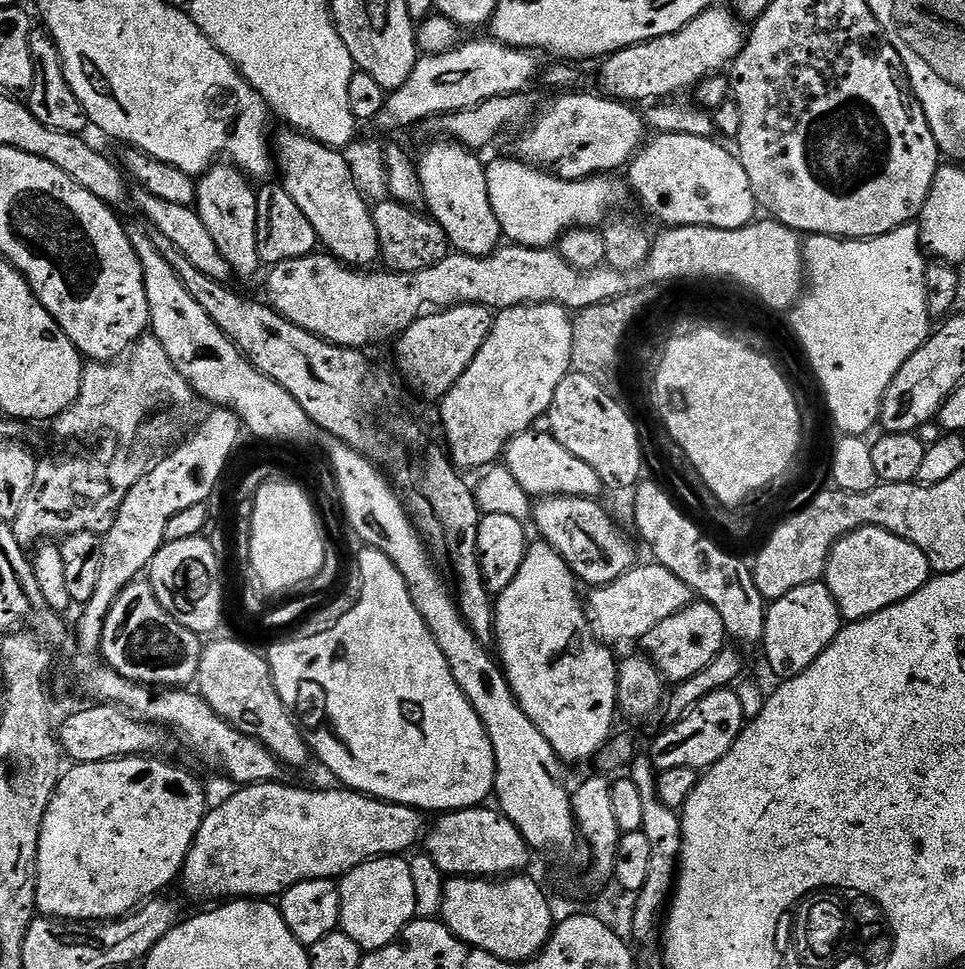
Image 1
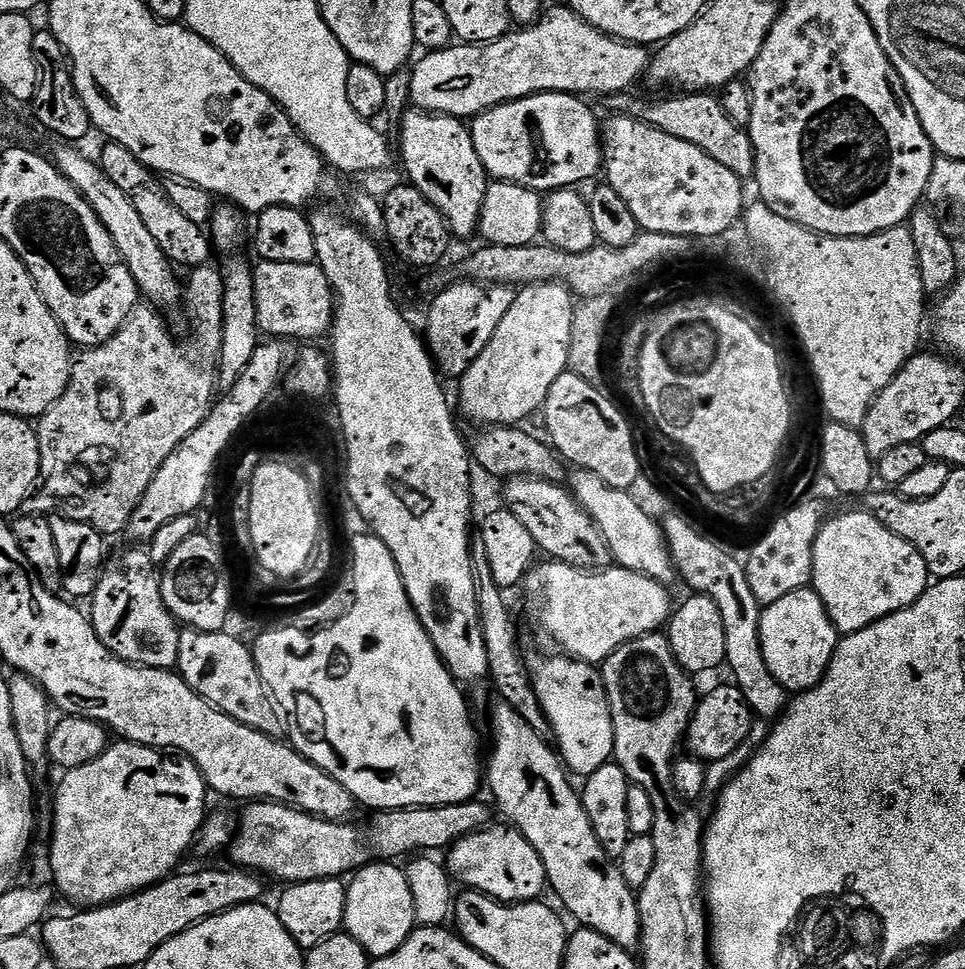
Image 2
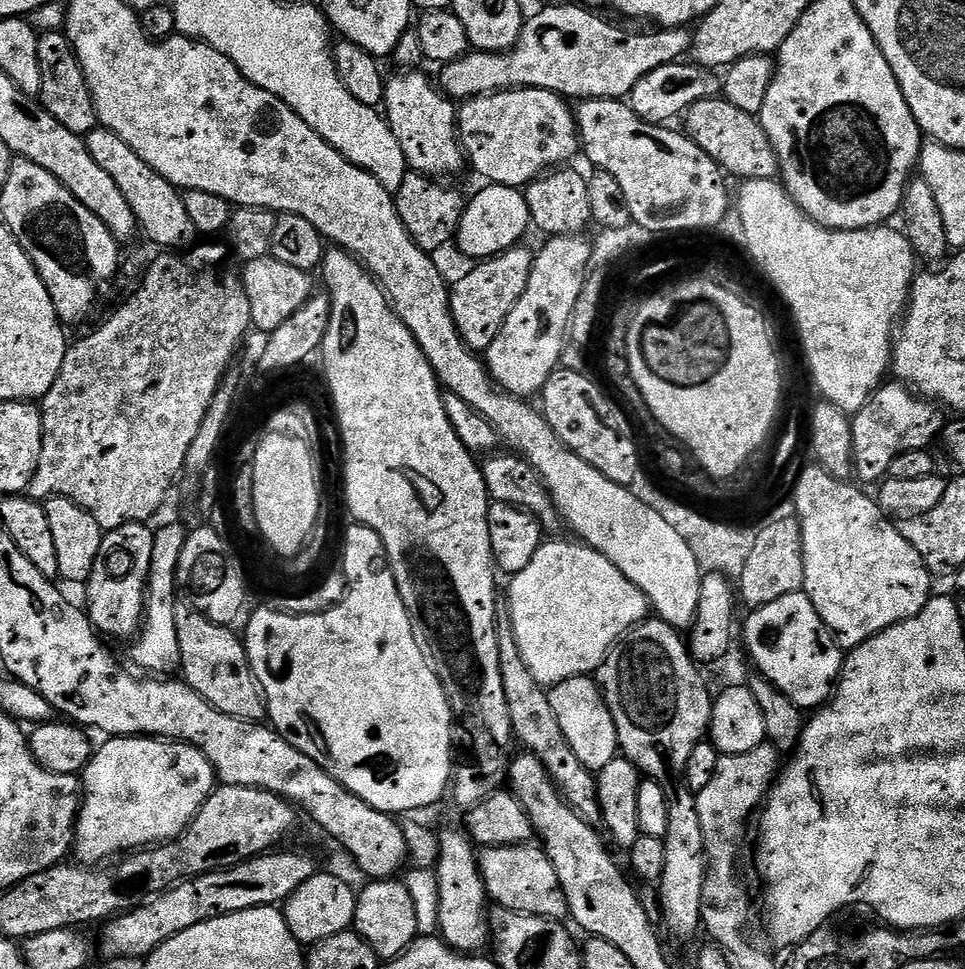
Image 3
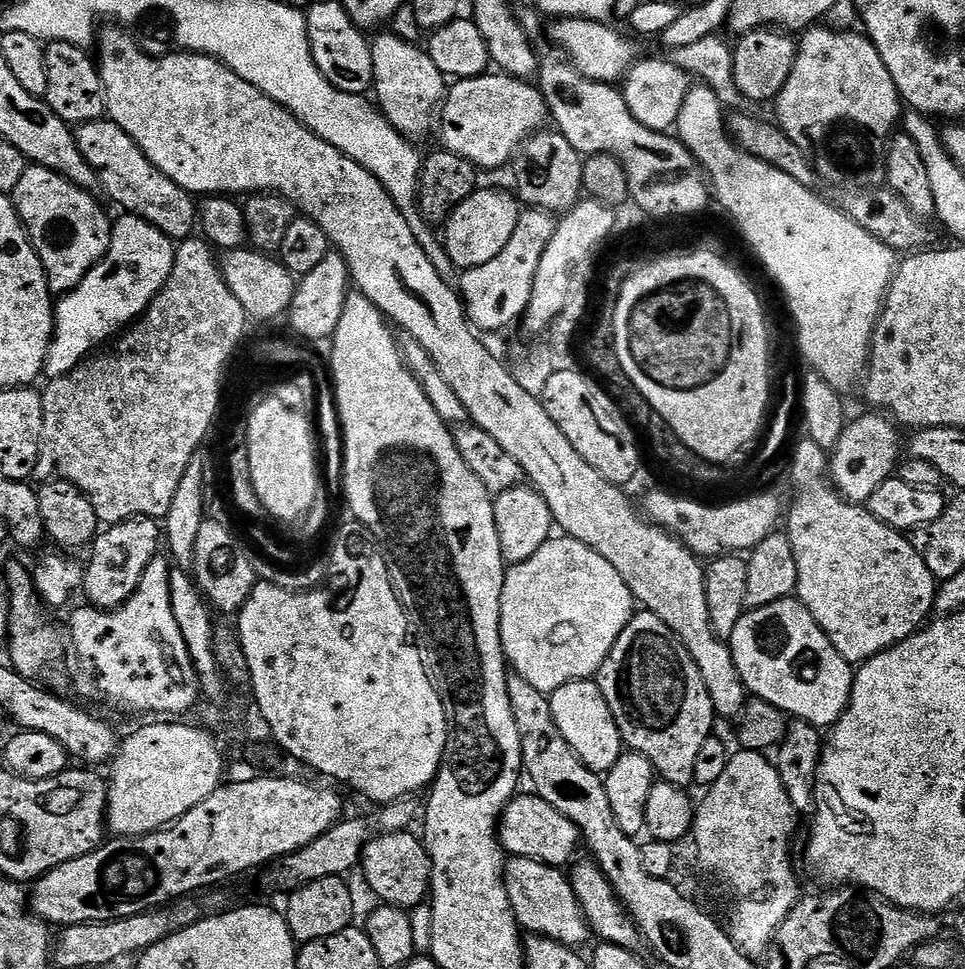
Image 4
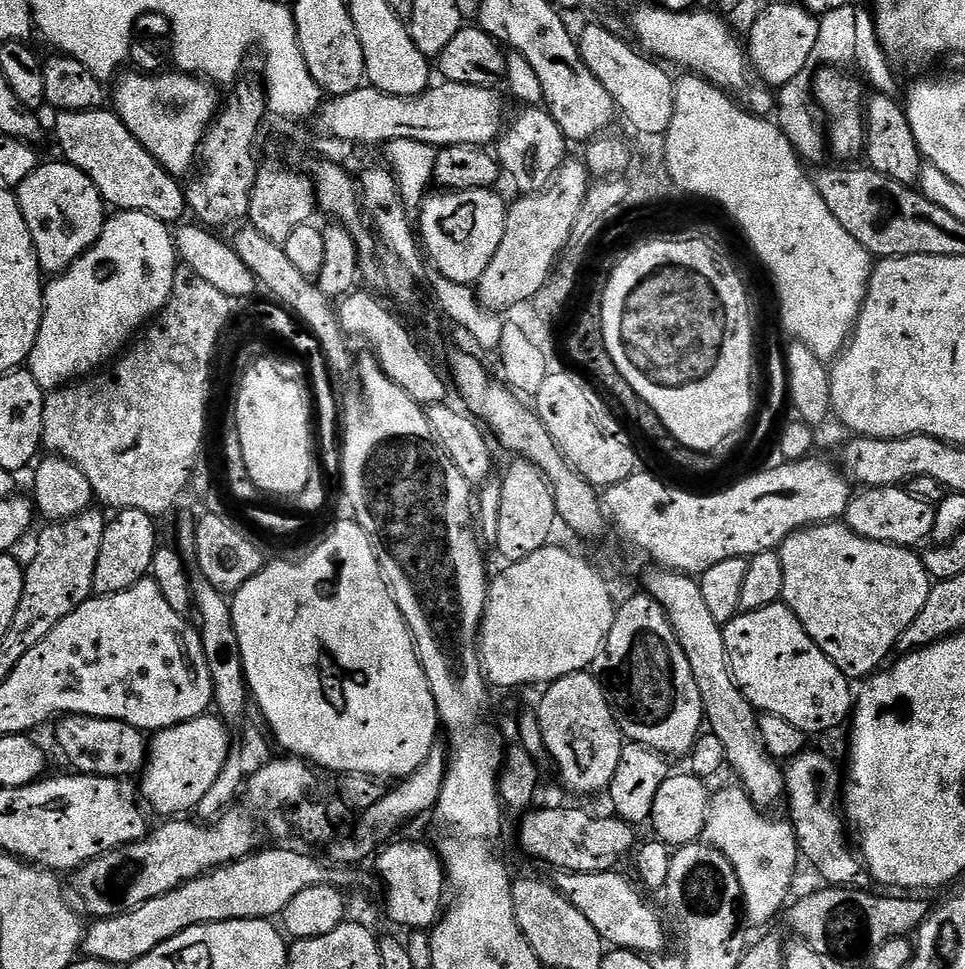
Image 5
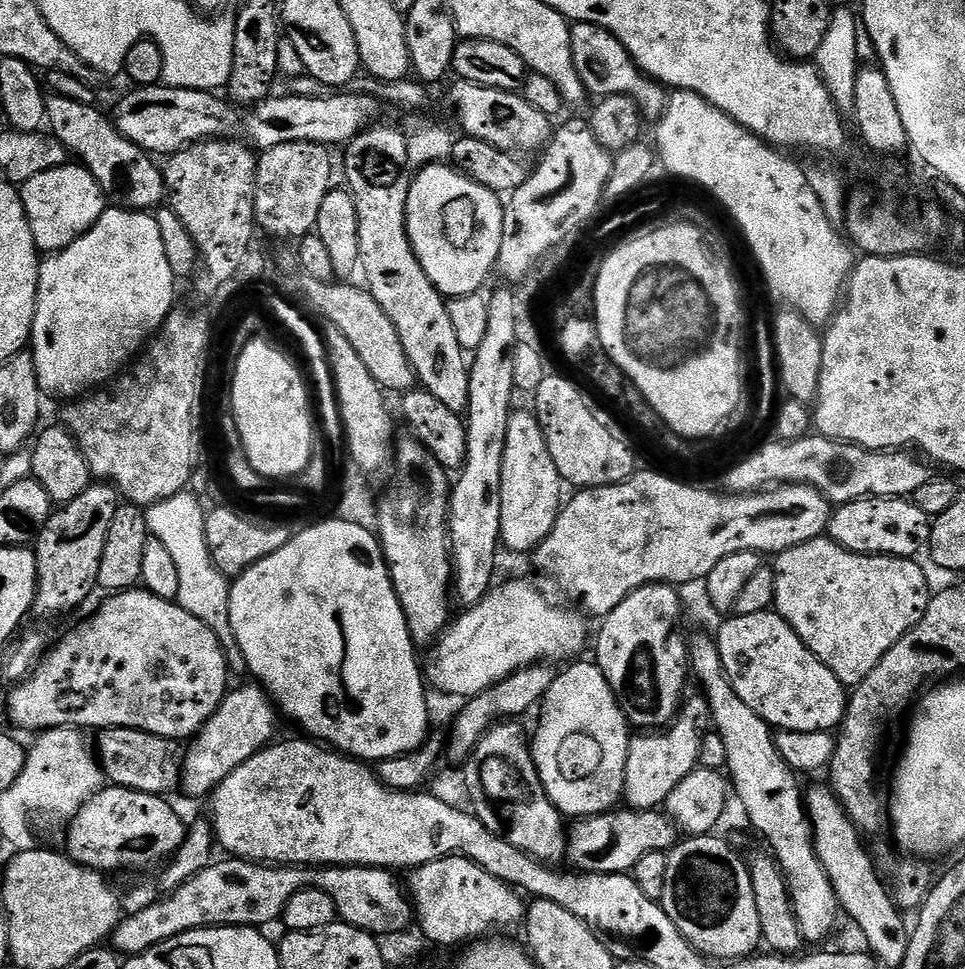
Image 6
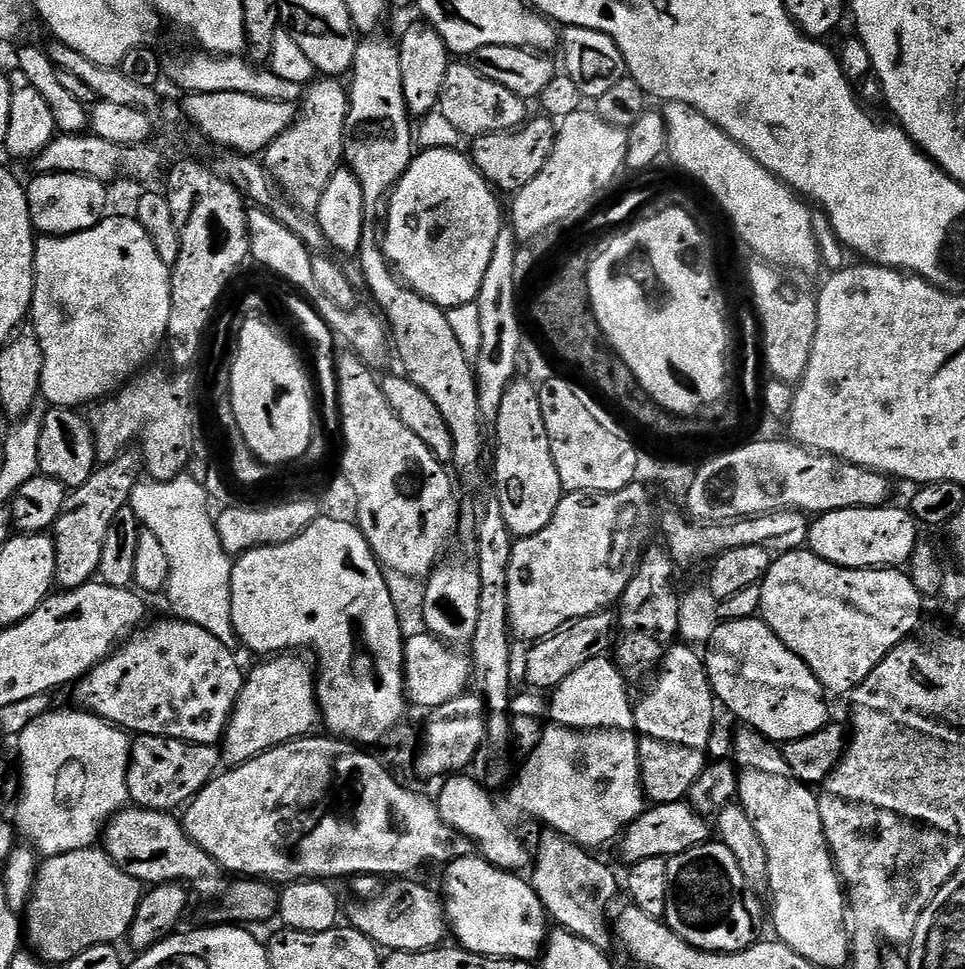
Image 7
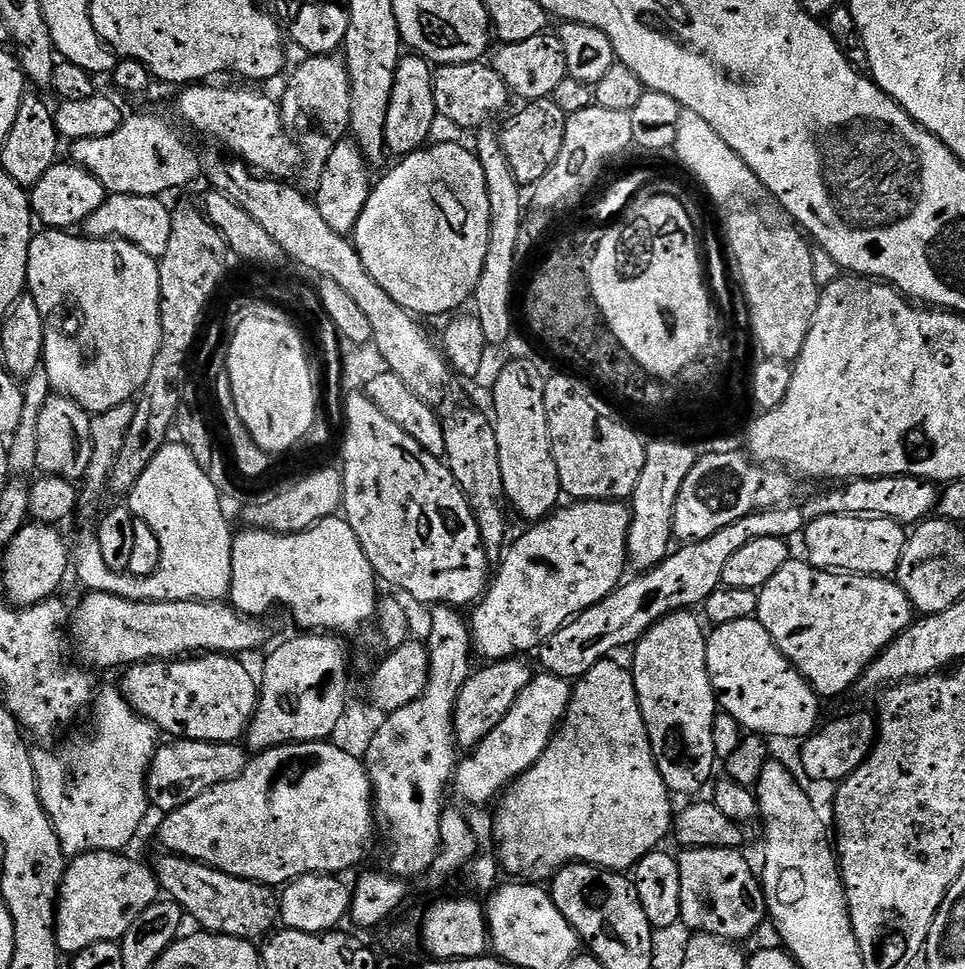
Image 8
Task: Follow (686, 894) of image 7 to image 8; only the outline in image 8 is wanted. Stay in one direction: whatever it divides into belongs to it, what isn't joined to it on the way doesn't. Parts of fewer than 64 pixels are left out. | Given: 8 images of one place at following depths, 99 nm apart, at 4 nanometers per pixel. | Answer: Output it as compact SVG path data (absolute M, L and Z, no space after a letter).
M689 848L679 853L678 874L682 878L683 927L733 942L745 942L769 919L761 881L752 873L743 851L735 848Z

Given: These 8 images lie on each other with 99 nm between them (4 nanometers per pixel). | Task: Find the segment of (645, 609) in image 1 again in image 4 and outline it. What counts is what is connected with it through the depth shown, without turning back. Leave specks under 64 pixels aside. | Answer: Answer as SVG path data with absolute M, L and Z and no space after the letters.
M557 535L545 542L534 558L525 564L513 564L504 573L500 607L500 642L504 647L504 659L515 675L545 694L567 684L591 681L633 615L632 592L626 582L622 582L622 574L618 574L602 554L590 550L590 546L566 535Z

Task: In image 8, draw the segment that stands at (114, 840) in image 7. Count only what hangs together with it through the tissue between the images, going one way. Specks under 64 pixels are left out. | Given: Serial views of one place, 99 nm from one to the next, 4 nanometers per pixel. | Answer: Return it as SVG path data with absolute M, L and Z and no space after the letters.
M160 854L154 863L154 871L167 899L175 900L191 919L193 916L200 923L197 925L205 932L255 941L256 936L267 937L280 920L277 893L257 880L243 880L212 868L201 860L187 860L184 856L171 854Z

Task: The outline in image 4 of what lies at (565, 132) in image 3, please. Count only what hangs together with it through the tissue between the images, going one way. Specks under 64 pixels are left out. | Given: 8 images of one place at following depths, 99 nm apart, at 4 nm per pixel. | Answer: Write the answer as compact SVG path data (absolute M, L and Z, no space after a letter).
M485 74L469 80L455 81L447 89L444 103L438 109L438 132L443 151L458 154L458 158L466 158L477 169L500 168L511 161L520 150L520 145L530 136L536 135L545 127L549 119L548 103L544 100L539 87L535 83L518 80L507 74Z

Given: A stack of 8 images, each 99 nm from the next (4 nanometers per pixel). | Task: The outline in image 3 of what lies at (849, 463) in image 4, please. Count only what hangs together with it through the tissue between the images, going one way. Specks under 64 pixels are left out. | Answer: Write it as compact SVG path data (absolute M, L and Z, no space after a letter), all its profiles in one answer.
M899 382L891 383L877 388L851 417L852 467L855 479L865 480L860 481L865 485L883 481L888 476L890 462L894 462L898 454L906 454L906 450L928 448L935 440L937 443L944 431L945 413L933 401L917 396L911 388Z

